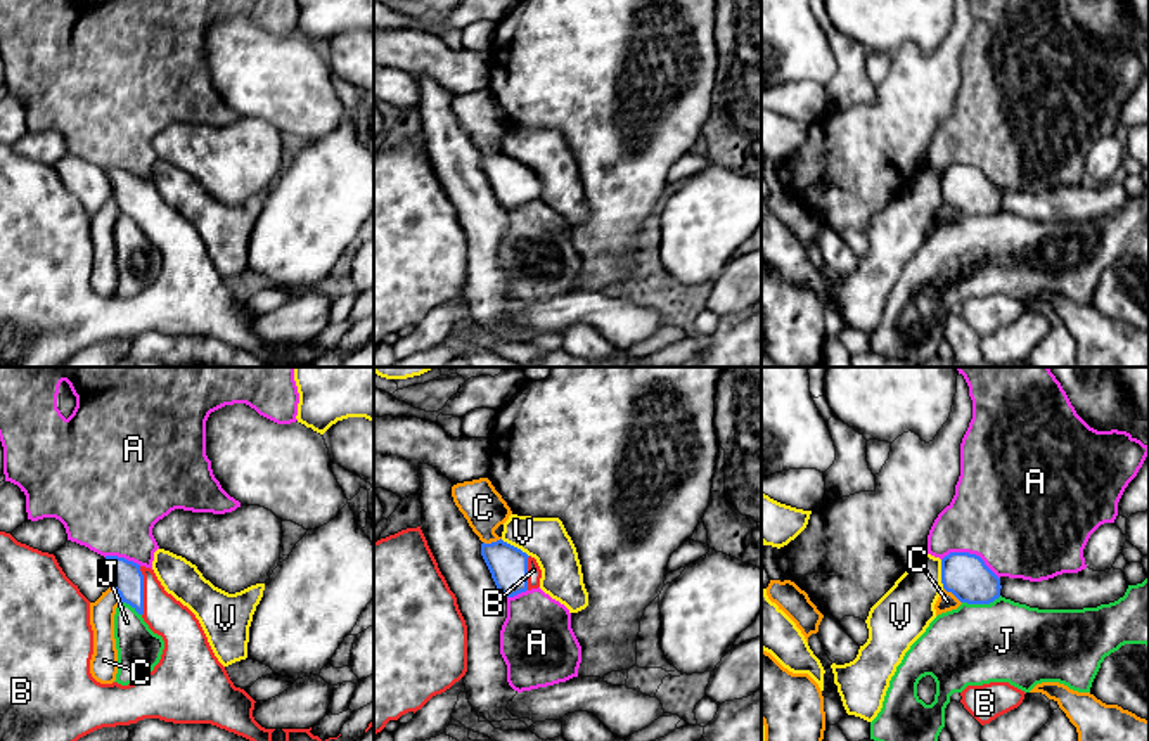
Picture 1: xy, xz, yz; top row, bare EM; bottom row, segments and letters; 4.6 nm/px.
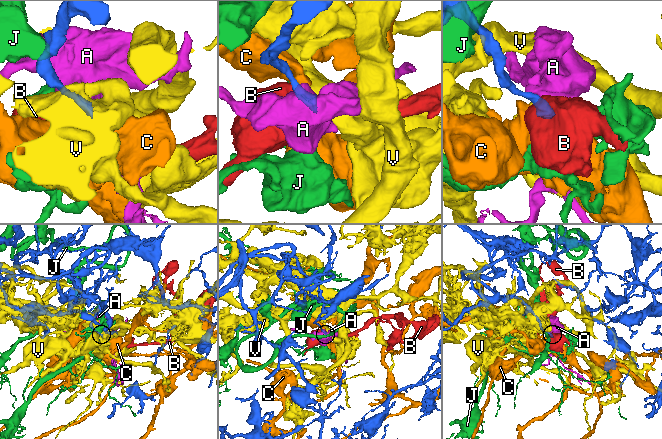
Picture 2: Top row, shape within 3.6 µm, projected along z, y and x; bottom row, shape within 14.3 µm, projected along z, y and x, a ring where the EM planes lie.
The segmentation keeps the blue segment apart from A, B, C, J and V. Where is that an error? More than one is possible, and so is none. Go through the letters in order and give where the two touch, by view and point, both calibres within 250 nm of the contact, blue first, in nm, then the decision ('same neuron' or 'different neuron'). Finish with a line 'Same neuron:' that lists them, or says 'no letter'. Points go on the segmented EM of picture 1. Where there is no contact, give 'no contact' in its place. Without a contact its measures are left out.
A: yz (971, 554) | 200/480 nm | different neuron
B: xy (142, 591) | 140/190 nm | same neuron
C: xz (492, 542) | 180/200 nm | different neuron
J: yz (982, 603) | 200/380 nm | different neuron
V: yz (942, 573) | 200/240 nm | different neuron
Same neuron: B

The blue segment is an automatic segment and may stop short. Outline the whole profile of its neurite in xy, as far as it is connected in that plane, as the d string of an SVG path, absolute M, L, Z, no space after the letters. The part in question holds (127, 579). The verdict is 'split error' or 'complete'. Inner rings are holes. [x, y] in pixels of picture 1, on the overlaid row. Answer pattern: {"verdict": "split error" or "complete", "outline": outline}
{"verdict": "split error", "outline": "M0 532L0 741L78 741L97 729L144 718L211 724L249 741L272 741L275 729L254 720L256 701L234 686L196 615L164 590L154 570L118 556L106 556L106 561L121 602L130 604L164 641L154 670L128 686L100 684L92 677L90 601L66 577L55 556Z"}

